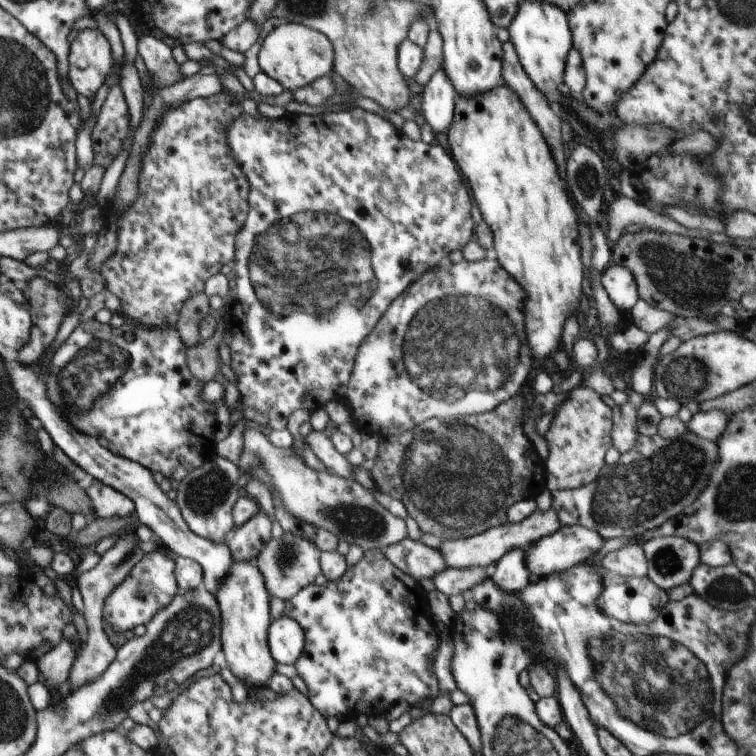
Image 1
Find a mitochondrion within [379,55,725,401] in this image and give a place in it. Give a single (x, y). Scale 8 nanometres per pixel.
(667, 276)

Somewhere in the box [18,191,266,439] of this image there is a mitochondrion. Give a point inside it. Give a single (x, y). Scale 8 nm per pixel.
(100, 361)

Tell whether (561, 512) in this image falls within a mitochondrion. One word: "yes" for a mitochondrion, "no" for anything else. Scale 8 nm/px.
no

